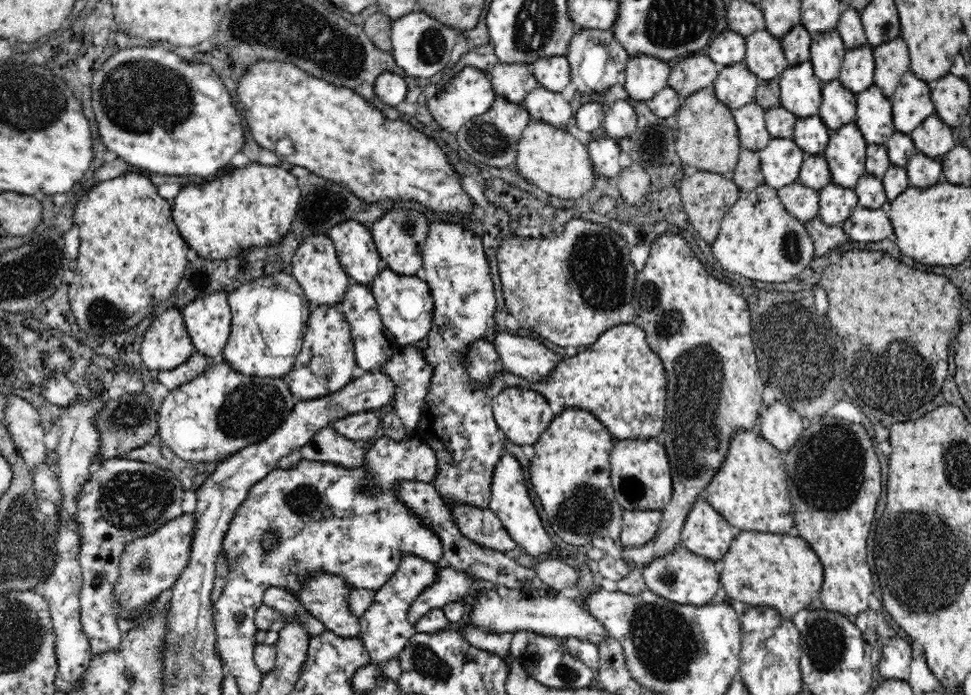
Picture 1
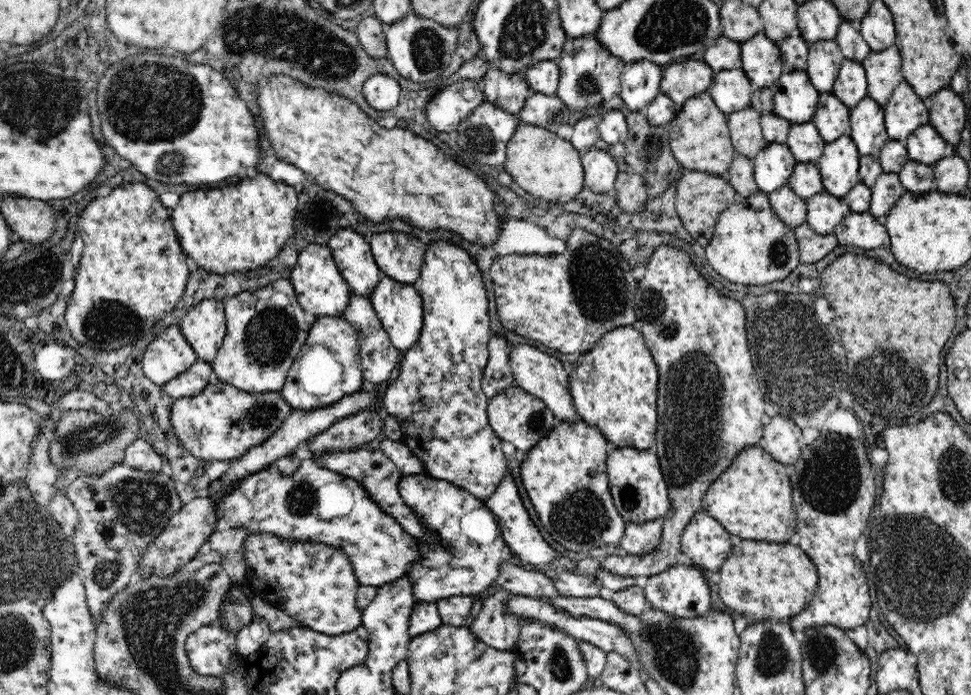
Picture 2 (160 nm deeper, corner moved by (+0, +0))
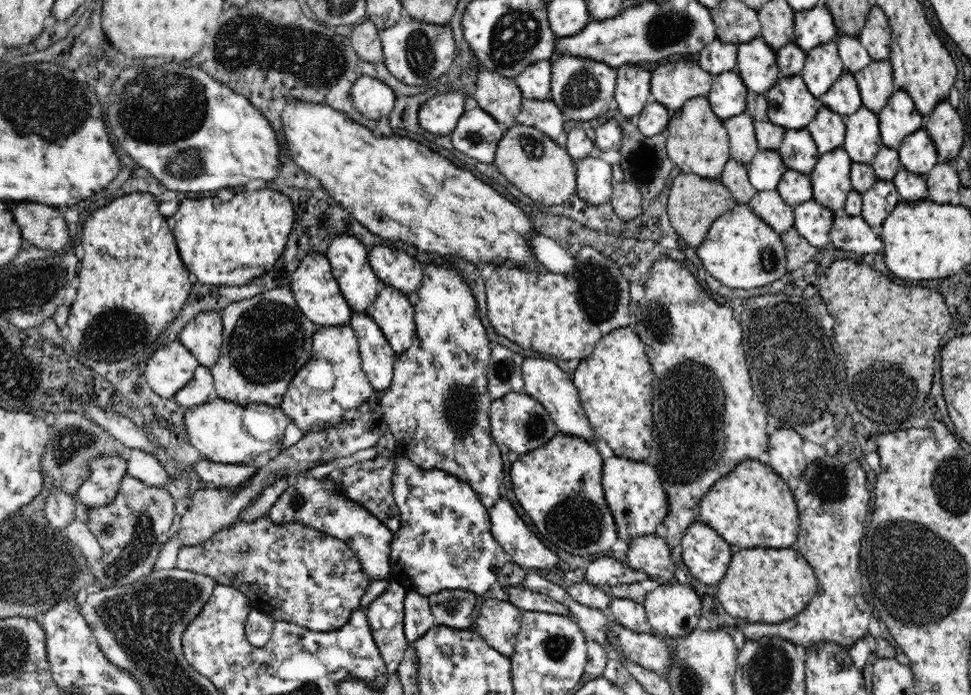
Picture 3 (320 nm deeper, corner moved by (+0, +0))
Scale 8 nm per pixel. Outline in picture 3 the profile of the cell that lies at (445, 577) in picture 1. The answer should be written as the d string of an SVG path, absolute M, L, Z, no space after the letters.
M397 454L392 461L393 495L400 511L400 526L390 540L391 576L388 580L402 585L407 592L414 591L425 597L444 589L462 589L486 596L488 588L497 586L498 573L510 558L492 536L488 509L476 491L457 476L445 470L422 469L406 456Z

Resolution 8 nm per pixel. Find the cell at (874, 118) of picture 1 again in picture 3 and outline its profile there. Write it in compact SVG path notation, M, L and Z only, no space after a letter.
M862 106L854 114L845 116L843 119L846 127L845 139L842 146L844 151L848 153L852 162L862 164L871 163L876 154L878 154L879 149L882 147L880 142L882 137L880 136L878 115Z

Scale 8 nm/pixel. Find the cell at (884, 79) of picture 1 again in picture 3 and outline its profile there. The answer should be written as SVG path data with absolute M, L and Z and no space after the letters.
M889 59L872 61L866 68L853 73L862 105L878 114L895 91Z

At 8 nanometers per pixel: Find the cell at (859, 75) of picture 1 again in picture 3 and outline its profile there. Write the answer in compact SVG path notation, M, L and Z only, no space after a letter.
M846 70L826 94L818 97L818 100L822 107L832 110L841 117L850 116L863 106L854 75Z

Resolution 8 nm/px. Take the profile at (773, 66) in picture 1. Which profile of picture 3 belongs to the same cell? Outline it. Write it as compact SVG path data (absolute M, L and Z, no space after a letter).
M762 38L737 46L736 72L744 81L747 91L765 94L781 76L776 51Z

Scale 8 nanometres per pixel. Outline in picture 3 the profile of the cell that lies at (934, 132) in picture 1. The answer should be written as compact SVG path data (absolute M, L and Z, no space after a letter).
M921 128L906 136L897 151L902 168L910 173L926 175L939 163L928 131Z

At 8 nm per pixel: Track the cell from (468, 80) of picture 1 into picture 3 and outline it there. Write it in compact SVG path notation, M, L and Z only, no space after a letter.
M460 90L448 93L431 92L430 97L418 110L420 127L436 136L450 134L465 113L464 101Z

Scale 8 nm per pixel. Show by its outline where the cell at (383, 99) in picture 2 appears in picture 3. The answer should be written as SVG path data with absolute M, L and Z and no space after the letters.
M358 77L348 87L349 110L356 110L370 121L388 118L395 100L392 89L372 77Z

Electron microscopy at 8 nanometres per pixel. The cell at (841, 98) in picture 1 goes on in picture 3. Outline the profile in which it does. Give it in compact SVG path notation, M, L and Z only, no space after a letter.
M821 107L807 129L818 149L818 158L843 146L846 134L845 122L843 117L832 110Z

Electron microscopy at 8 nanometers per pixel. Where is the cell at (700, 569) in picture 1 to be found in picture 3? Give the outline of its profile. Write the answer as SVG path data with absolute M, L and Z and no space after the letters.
M678 583L658 585L658 587L647 593L645 602L646 618L650 625L649 637L662 638L662 640L679 639L692 633L698 628L702 614L702 603L700 597L692 588Z

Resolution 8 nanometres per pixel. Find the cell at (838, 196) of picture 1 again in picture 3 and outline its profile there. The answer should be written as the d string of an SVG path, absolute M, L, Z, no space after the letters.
M814 199L793 207L793 227L810 245L822 248L831 243L830 228L835 216Z

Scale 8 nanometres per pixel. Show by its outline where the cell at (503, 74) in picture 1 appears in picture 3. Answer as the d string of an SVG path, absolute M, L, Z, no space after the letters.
M489 70L477 72L473 97L480 109L490 114L500 126L516 126L521 109L522 93L513 77L503 77Z

